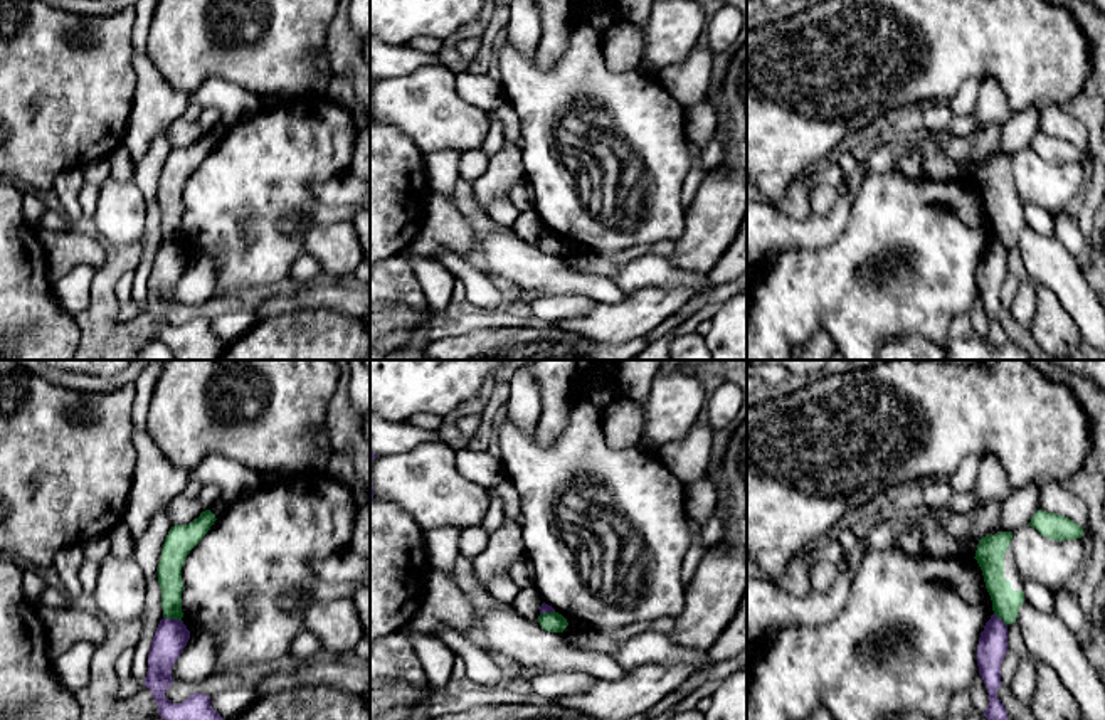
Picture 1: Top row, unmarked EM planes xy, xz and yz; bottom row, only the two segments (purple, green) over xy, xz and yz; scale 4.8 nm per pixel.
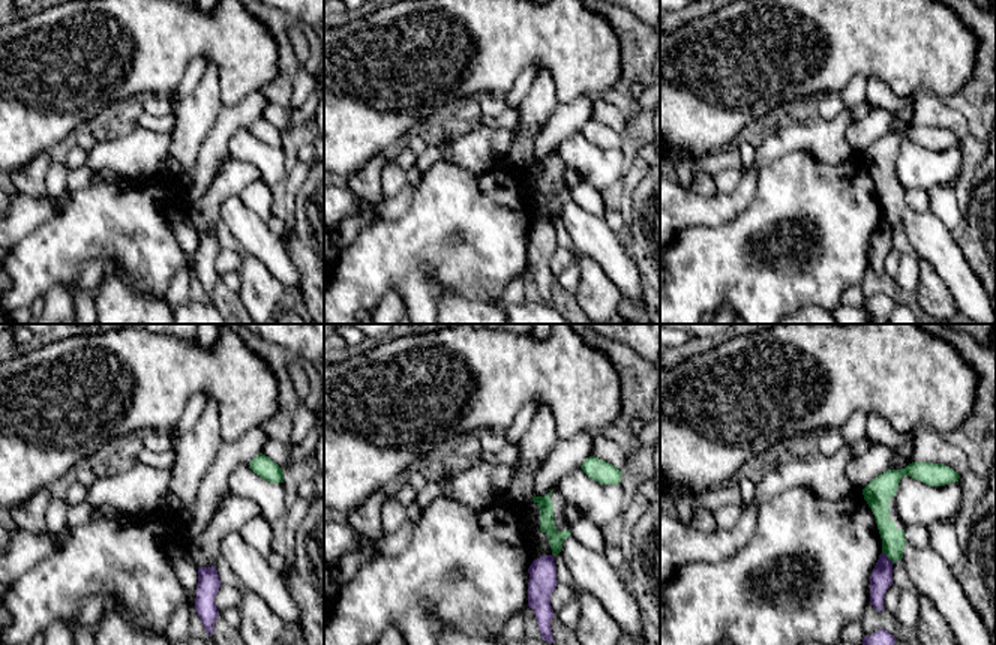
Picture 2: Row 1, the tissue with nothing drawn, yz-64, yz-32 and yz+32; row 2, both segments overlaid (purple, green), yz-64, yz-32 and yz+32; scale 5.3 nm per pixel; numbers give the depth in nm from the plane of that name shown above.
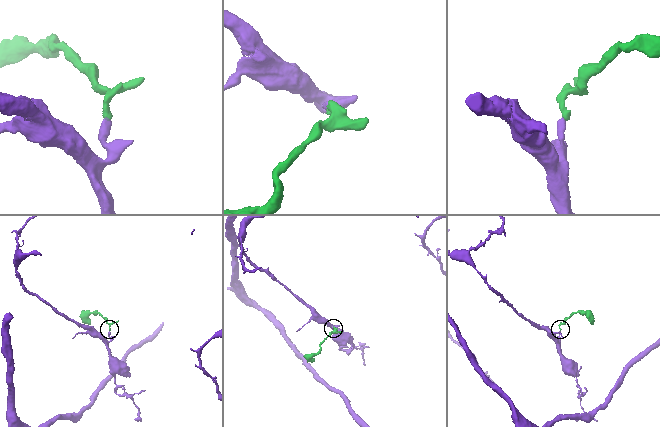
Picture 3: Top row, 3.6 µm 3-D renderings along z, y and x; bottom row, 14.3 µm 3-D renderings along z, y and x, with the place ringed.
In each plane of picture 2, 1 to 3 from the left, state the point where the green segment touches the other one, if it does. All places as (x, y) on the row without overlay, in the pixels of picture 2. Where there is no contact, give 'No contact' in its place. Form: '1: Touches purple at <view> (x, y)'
1: No contact
2: No contact
3: Touches purple at yz+32 (888, 222)

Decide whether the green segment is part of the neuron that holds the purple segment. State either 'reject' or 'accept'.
reject

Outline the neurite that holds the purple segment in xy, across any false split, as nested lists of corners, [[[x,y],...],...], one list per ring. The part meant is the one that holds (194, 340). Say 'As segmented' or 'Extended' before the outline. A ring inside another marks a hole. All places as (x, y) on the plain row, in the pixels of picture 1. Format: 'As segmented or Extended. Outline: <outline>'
As segmented. Outline: [[[163,241],[155,254],[145,310],[151,315],[158,338],[168,345],[175,360],[219,360],[225,343],[212,331],[210,320],[192,316],[182,326],[172,326],[165,316],[173,306],[172,289],[183,276],[190,254],[178,242]]]

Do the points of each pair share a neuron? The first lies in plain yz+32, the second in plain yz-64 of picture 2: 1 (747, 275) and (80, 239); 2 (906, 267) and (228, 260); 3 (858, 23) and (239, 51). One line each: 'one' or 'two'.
1: one
2: two
3: one

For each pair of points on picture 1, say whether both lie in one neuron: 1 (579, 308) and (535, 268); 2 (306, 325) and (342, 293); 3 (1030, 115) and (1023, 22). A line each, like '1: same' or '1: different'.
1: different
2: different
3: different

